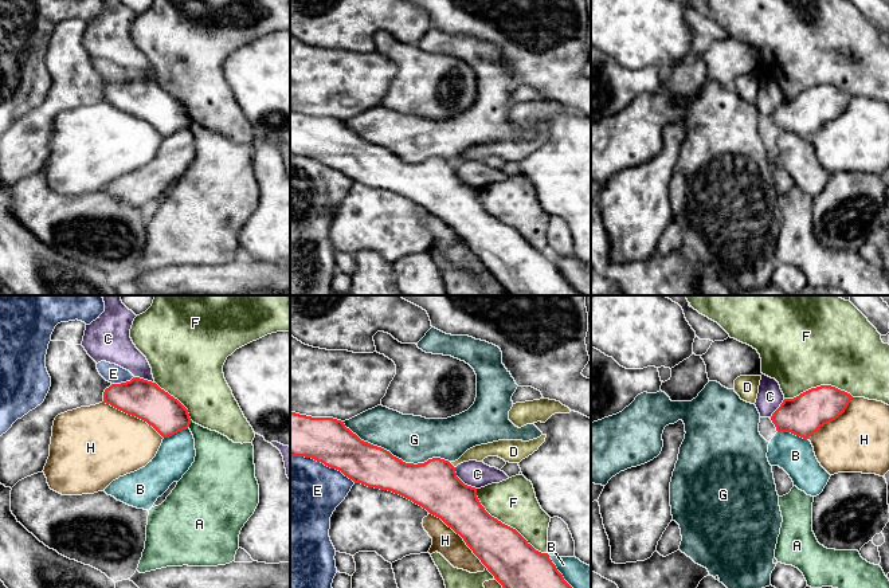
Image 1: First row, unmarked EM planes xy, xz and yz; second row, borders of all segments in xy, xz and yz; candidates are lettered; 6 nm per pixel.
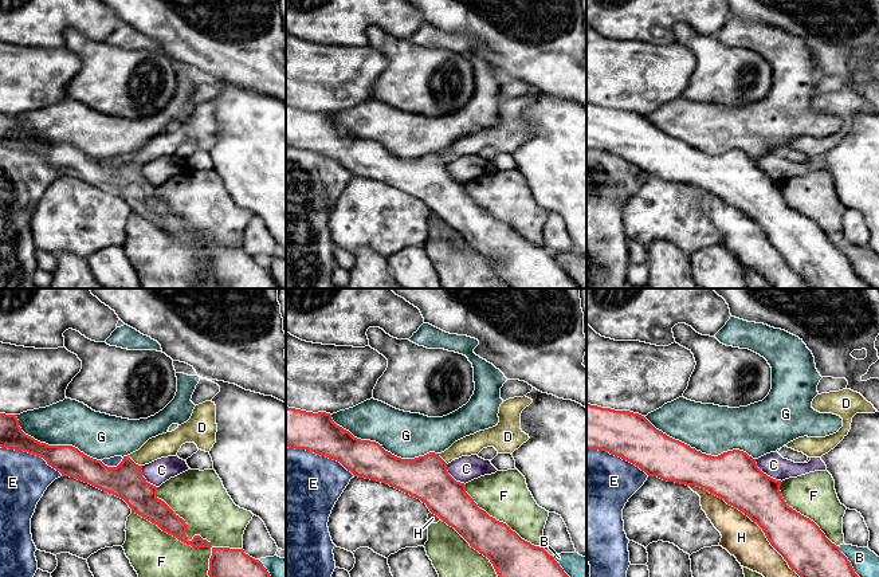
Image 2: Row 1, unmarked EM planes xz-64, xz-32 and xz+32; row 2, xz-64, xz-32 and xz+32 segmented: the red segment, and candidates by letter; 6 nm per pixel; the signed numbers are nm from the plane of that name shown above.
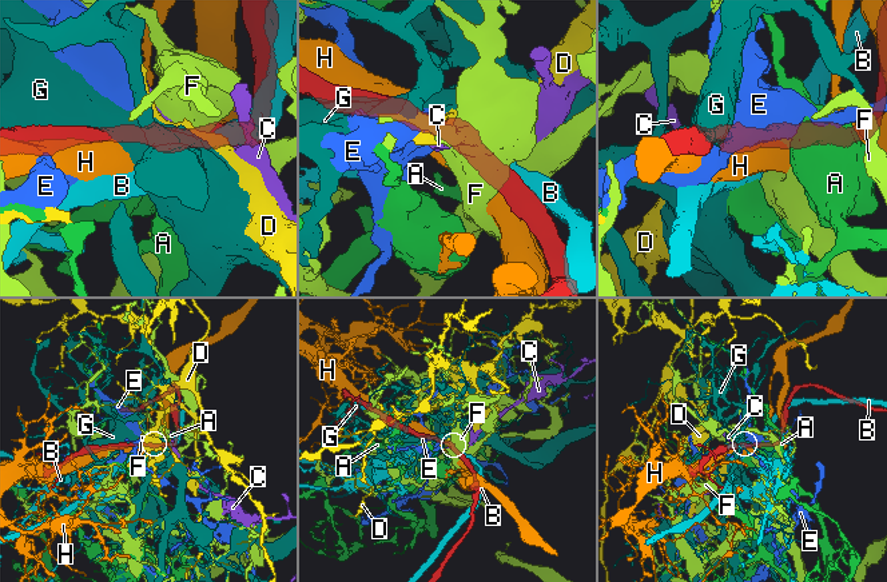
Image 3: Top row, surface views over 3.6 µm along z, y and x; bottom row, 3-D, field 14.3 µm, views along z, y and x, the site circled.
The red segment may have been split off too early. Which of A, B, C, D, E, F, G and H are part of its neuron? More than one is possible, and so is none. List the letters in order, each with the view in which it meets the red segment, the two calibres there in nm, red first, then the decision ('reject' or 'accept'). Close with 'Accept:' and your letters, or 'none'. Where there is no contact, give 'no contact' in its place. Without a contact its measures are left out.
A: meets red in xy; 220 nm thick on the red side, 240 nm on the other; reject
B: meets red in xz; 280 nm thick on the red side, 160 nm on the other; reject
C: meets red in xz; 300 nm thick on the red side, 160 nm on the other; reject
D: meets red in xz; 300 nm thick on the red side, 90 nm on the other; reject
E: meets red in xz; 280 nm thick on the red side, 460 nm on the other; reject
F: meets red in xz; 280 nm thick on the red side, 280 nm on the other; reject
G: meets red in xz; 260 nm thick on the red side, 280 nm on the other; reject
H: meets red in xz; 280 nm thick on the red side, 160 nm on the other; accept
Accept: H

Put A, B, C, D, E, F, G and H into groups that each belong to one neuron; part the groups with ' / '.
A / B / C / D / E / F / G / H

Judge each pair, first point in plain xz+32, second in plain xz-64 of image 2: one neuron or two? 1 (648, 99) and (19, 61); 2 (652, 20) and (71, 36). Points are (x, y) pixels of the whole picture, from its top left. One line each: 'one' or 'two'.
1: one
2: two

